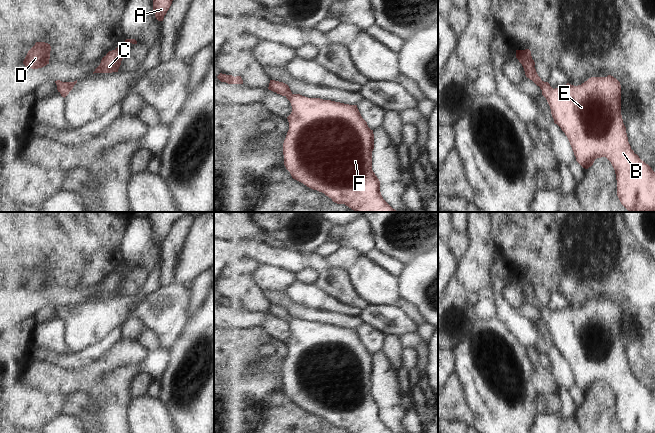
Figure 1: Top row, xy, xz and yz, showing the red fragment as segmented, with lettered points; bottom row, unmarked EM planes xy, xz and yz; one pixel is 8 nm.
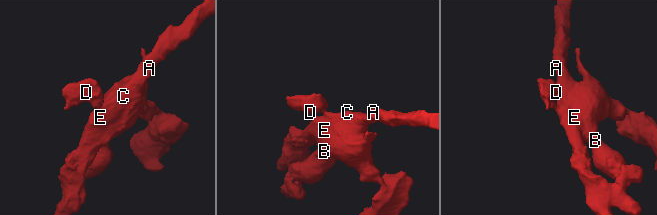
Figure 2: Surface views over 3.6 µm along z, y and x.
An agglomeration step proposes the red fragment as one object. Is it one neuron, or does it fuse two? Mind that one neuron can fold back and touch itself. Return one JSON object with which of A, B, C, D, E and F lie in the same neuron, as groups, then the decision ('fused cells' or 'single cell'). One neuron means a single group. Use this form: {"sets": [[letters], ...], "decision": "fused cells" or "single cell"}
{"sets": [["A", "B", "C", "D", "E", "F"]], "decision": "single cell"}

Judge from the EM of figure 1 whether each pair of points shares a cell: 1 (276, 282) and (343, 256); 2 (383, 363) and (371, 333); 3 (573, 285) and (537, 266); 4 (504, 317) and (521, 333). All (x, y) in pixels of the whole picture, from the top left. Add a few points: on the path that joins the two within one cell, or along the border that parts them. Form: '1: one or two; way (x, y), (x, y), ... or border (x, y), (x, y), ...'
1: two; border (275, 265), (294, 271), (297, 274)
2: two; border (382, 351), (373, 354)
3: one; way (564, 276), (557, 269), (546, 267)
4: one; way (508, 320), (517, 329)

